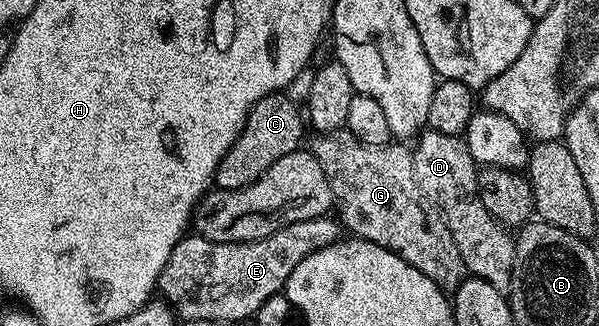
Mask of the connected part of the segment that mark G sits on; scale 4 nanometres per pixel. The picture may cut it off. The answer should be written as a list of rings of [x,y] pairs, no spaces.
[[[345,127],[315,138],[312,152],[320,167],[324,167],[328,187],[332,187],[337,220],[345,228],[347,225],[353,236],[400,255],[443,290],[457,289],[468,276],[466,264],[441,212],[427,201],[416,183],[411,150],[402,143],[360,143]]]

